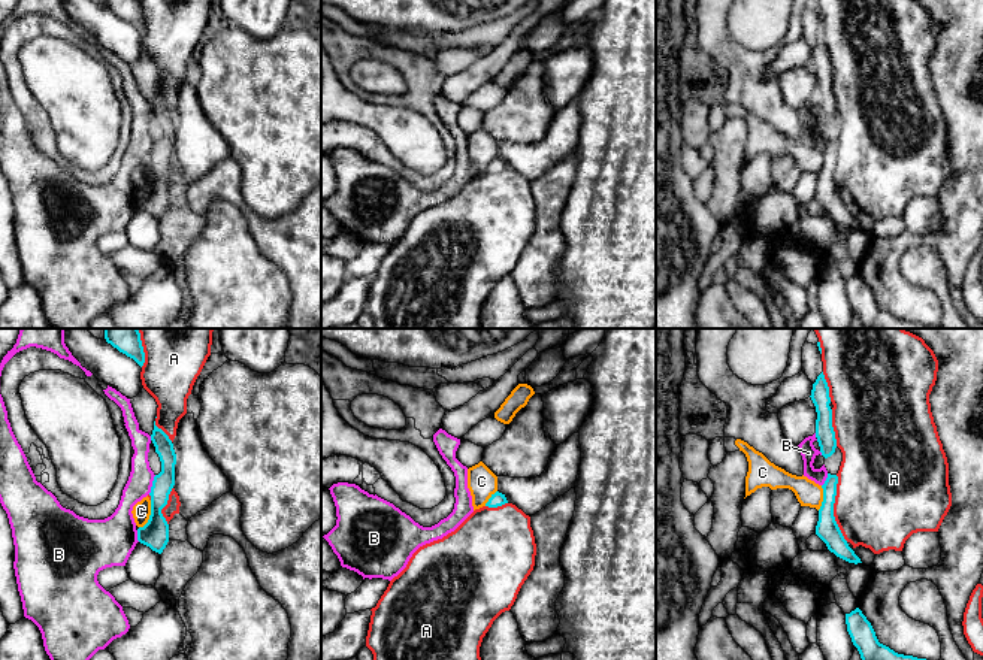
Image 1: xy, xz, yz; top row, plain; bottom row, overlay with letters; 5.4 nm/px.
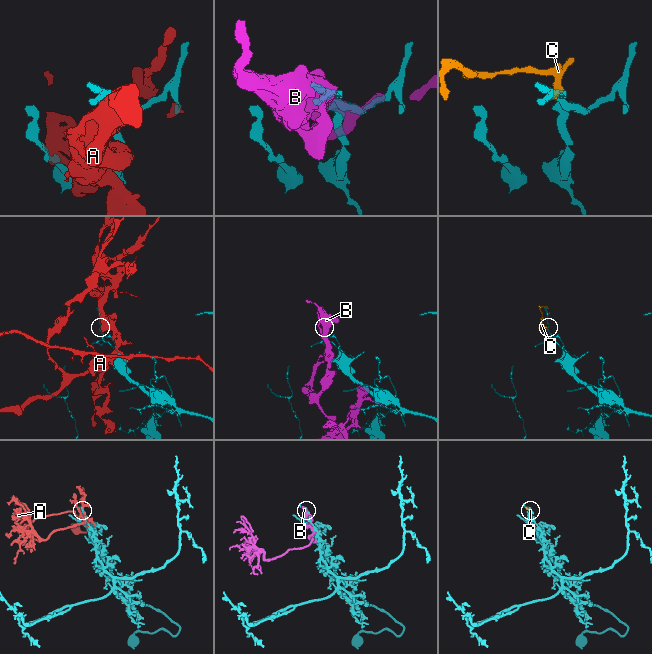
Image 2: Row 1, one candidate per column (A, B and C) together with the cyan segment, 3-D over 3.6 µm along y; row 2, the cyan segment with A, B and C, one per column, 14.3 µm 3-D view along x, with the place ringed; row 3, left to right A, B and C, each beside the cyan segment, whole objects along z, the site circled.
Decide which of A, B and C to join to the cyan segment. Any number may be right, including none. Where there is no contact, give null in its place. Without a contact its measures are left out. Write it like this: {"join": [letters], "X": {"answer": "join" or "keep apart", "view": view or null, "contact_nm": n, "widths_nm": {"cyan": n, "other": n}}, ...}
{"join": [], "A": {"answer": "keep apart", "view": "yz", "contact_nm": 360, "widths_nm": {"cyan": 120, "other": 480}}, "B": {"answer": "keep apart", "view": "xy", "contact_nm": 110, "widths_nm": {"cyan": 140, "other": 130}}, "C": {"answer": "keep apart", "view": "xy", "contact_nm": 170, "widths_nm": {"cyan": 150, "other": 100}}}

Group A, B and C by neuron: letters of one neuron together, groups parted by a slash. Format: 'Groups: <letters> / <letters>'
Groups: A / B / C

